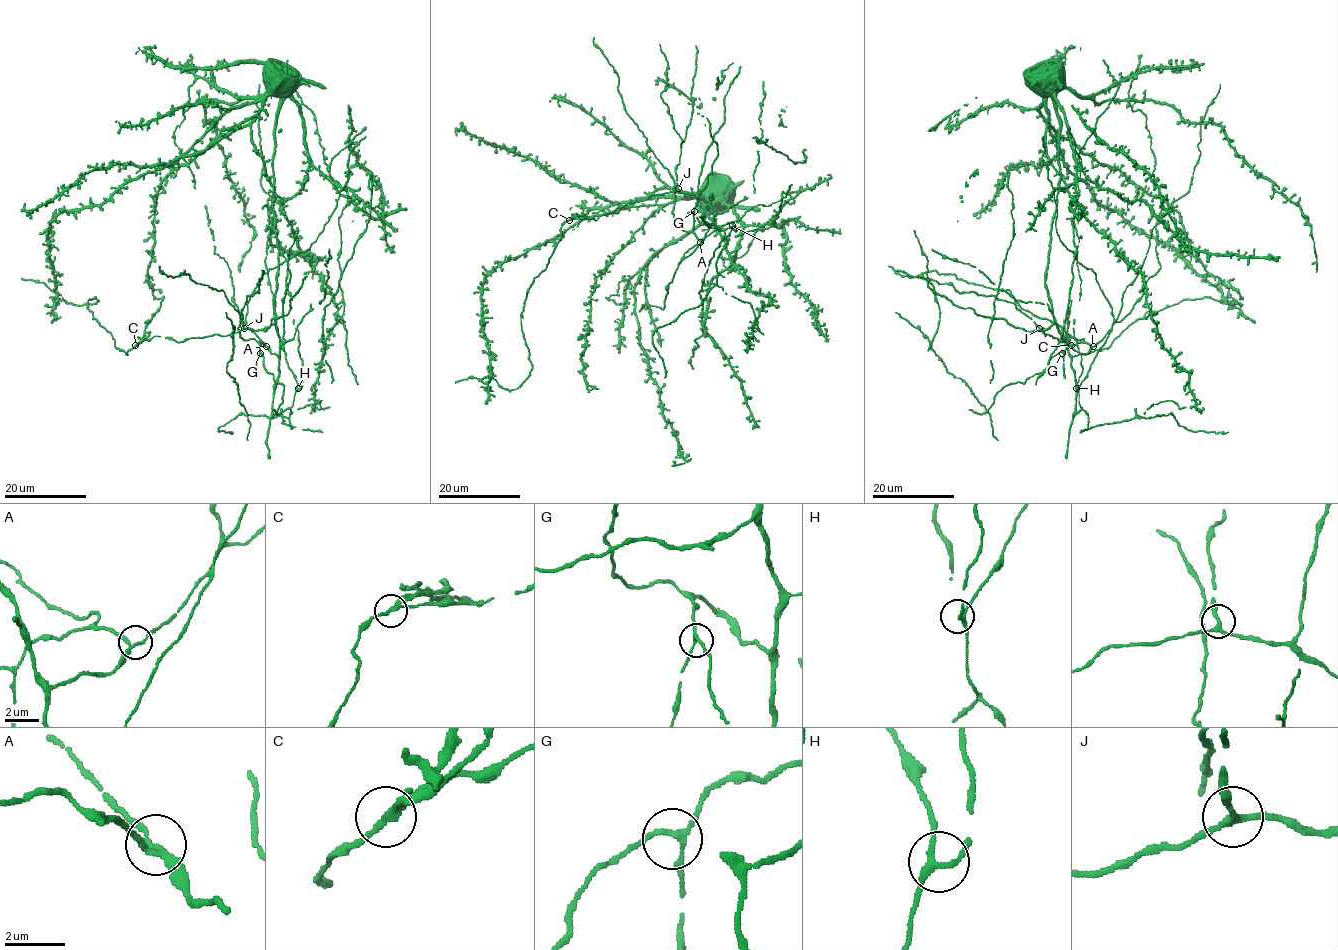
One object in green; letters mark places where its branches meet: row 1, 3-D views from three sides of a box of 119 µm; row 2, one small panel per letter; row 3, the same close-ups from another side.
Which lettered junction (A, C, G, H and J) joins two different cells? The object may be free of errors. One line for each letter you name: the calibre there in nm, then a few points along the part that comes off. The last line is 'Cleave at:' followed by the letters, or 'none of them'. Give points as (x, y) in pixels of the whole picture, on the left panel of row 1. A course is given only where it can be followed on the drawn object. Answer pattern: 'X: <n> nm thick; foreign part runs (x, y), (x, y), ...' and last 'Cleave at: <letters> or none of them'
C: 180 nm thick; foreign part runs (135, 346), (141, 340), (145, 328), (163, 300)
Cleave at: C

